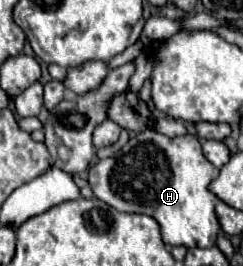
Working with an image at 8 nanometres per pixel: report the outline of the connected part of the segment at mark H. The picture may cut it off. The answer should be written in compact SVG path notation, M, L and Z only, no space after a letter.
M153 128L133 134L119 154L99 160L89 170L93 194L119 212L147 214L161 226L163 242L169 246L209 248L215 246L221 232L215 216L219 198L209 190L219 170L203 156L201 142L191 136L169 138Z

